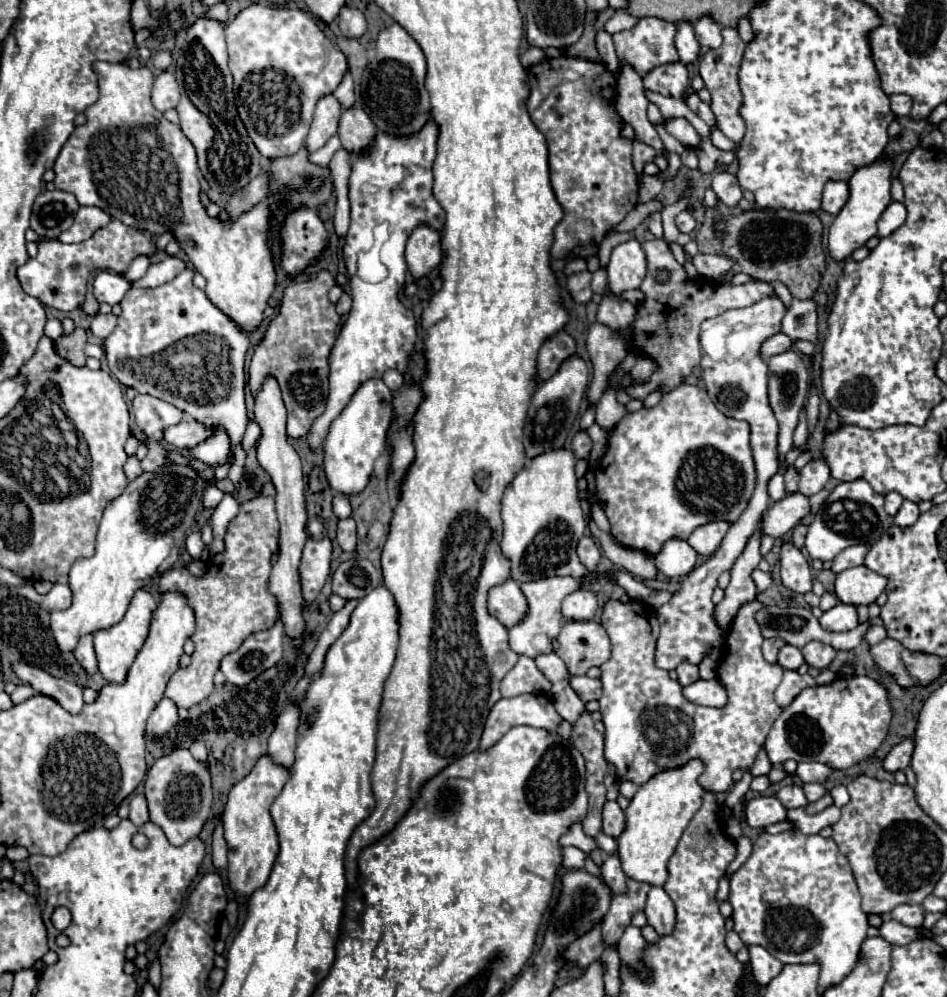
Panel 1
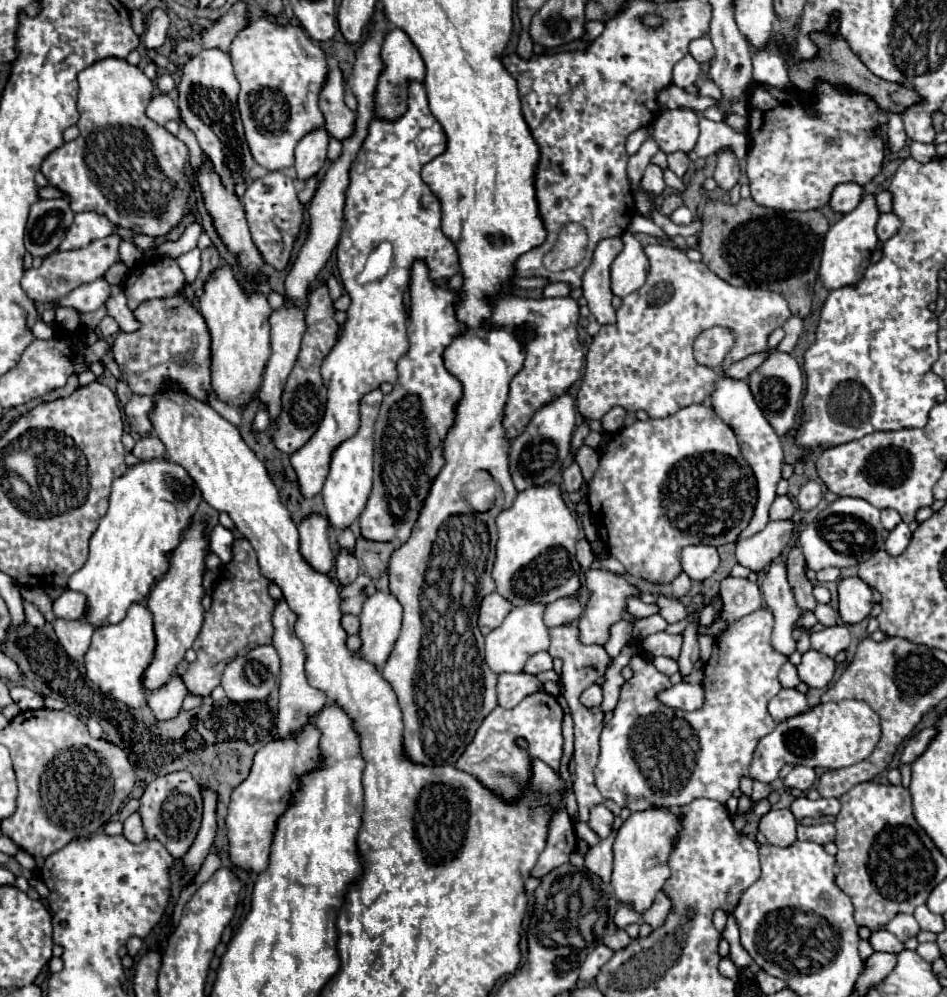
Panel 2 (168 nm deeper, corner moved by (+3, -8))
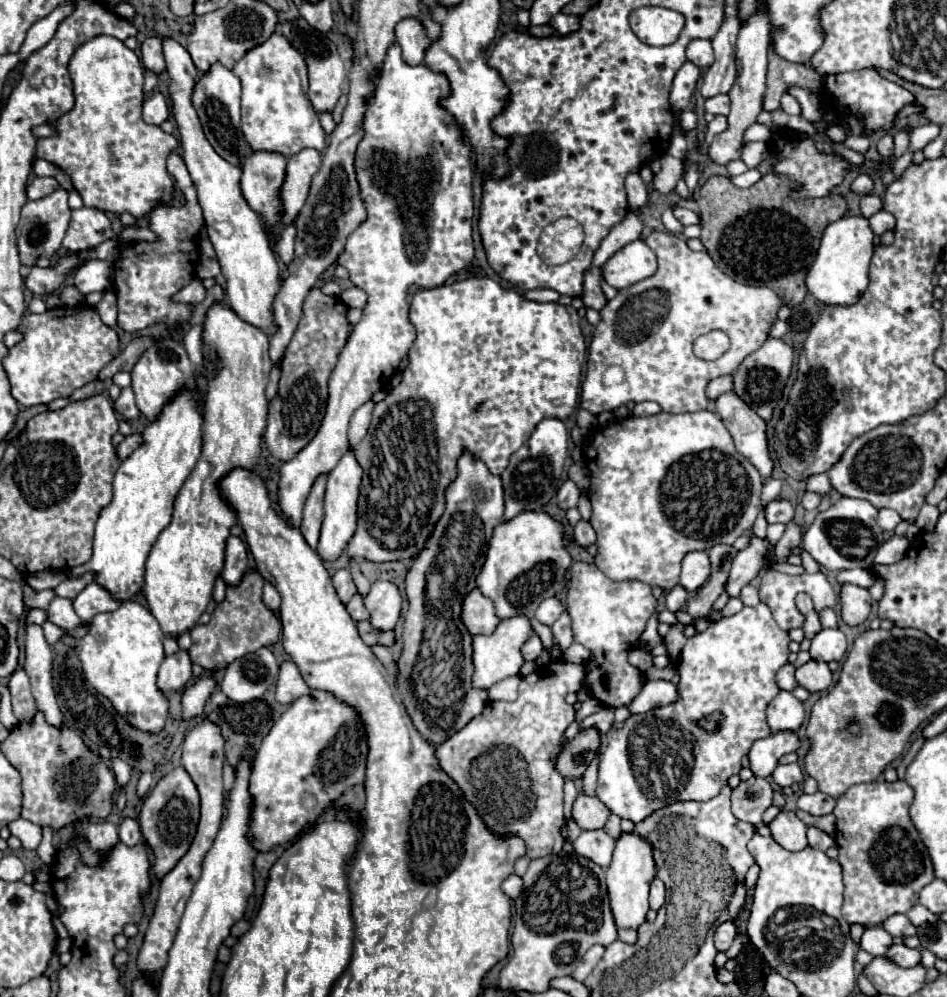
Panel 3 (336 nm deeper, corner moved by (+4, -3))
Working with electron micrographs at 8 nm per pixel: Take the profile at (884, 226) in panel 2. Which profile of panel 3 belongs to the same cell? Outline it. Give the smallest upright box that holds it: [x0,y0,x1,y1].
[869,210,895,236]

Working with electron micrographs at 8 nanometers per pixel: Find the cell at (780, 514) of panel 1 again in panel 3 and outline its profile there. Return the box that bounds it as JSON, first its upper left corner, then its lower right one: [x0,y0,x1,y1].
[727,536,771,596]

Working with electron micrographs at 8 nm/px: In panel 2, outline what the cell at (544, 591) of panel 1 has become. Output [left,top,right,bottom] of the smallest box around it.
[486,605,550,675]

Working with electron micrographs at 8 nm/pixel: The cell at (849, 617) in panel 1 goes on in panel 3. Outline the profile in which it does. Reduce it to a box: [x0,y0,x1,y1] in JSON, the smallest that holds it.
[811,628,847,662]

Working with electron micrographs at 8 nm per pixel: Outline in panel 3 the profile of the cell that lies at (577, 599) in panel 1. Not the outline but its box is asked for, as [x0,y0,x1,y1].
[535,598,565,626]

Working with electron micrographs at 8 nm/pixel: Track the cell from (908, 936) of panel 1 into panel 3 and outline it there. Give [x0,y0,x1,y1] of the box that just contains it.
[859,926,893,956]

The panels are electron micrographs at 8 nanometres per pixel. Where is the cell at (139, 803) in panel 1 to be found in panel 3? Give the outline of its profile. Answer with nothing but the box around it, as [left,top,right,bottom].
[119,818,141,846]

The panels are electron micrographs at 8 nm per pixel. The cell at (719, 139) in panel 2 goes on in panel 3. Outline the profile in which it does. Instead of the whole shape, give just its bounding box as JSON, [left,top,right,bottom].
[677,110,699,130]

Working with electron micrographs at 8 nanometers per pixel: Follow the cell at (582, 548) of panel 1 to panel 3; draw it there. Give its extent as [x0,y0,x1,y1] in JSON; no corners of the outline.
[573,520,595,548]

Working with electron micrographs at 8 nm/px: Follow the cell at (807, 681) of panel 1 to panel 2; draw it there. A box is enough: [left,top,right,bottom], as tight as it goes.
[768,689,808,723]

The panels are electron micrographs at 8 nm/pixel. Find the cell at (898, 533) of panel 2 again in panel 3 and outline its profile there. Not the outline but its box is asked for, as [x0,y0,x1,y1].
[875,534,909,564]

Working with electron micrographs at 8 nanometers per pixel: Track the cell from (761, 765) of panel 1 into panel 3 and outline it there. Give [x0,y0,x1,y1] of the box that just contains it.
[731,778,773,824]

